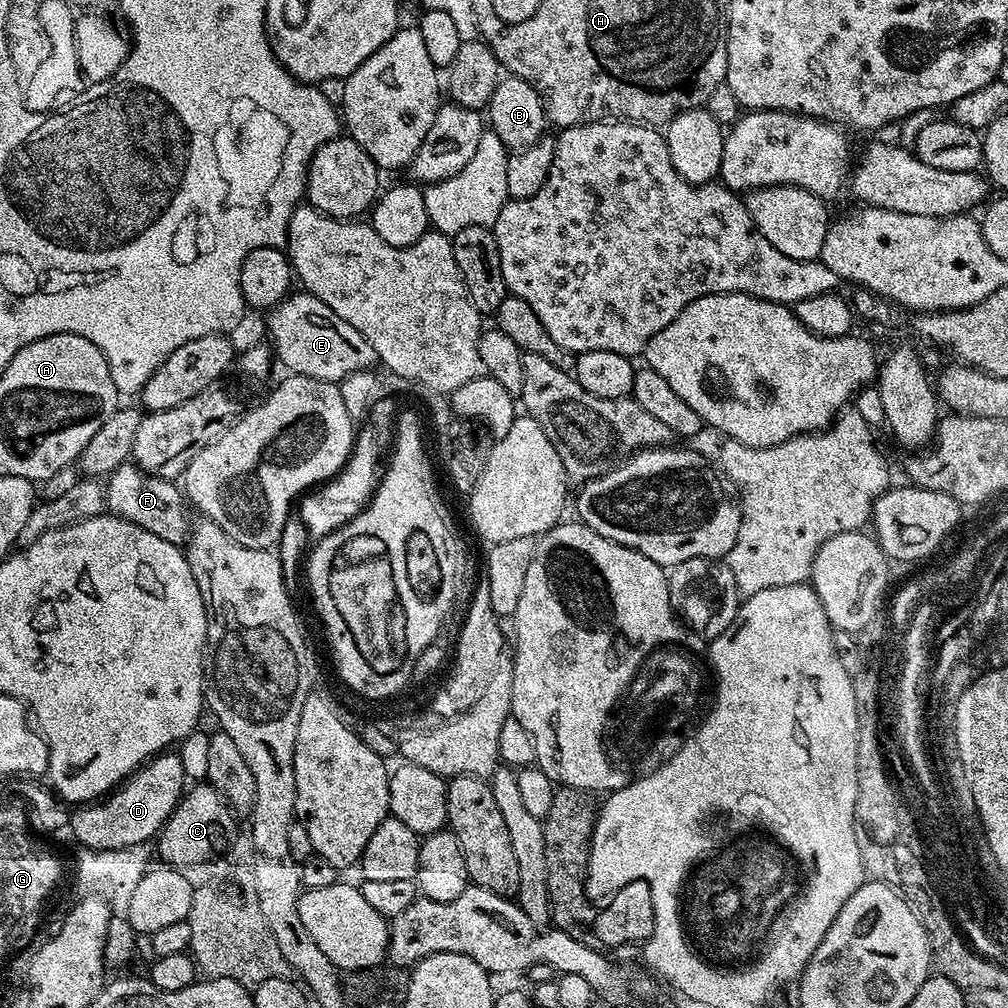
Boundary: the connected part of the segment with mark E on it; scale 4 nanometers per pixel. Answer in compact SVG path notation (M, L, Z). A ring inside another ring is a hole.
M307 290L299 291L285 296L267 313L268 332L272 335L270 347L275 359L279 363L281 360L291 375L318 378L331 384L339 384L355 372L369 371L377 363L374 346L350 322L342 322L326 302Z

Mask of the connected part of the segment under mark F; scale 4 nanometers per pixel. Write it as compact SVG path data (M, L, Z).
M135 462L118 466L116 471L107 477L104 503L111 515L134 526L142 526L142 530L150 530L150 534L158 534L158 538L166 542L180 546L188 539L190 508L183 491L173 481L163 480L160 476L151 476L149 472L142 471Z

